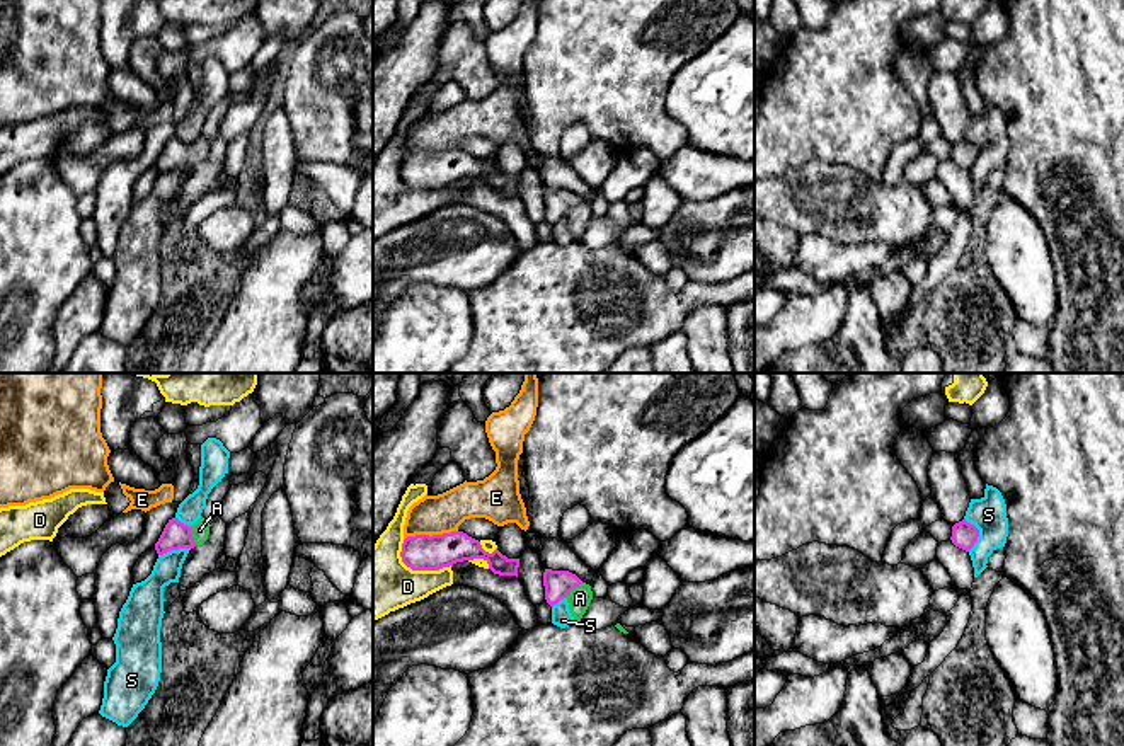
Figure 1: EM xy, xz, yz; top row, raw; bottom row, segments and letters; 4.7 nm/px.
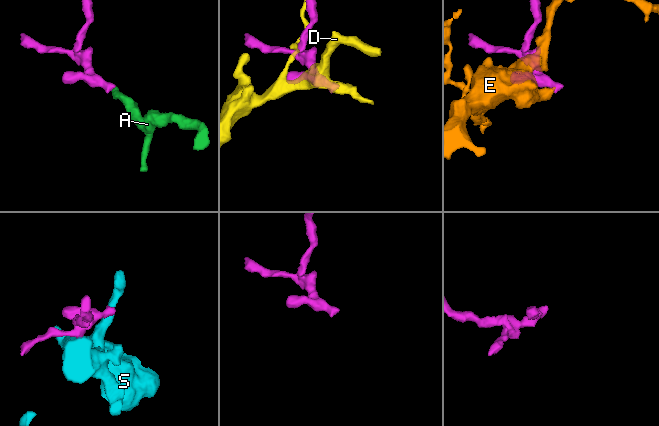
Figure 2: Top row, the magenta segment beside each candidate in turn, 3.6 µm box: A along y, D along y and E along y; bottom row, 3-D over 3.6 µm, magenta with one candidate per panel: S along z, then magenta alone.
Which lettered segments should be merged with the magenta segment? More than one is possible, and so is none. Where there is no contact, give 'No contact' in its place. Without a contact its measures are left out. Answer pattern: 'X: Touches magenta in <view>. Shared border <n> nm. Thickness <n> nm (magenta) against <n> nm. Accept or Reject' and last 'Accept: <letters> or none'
A: Touches magenta in xy. Shared border 90 nm. Thickness 130 nm (magenta) against 90 nm. Accept
D: Touches magenta in xz. Shared border 260 nm. Thickness 170 nm (magenta) against 320 nm. Reject
E: Touches magenta in xz. Shared border 260 nm. Thickness 170 nm (magenta) against 190 nm. Reject
S: Touches magenta in yz. Shared border 160 nm. Thickness 120 nm (magenta) against 170 nm. Reject
Accept: A

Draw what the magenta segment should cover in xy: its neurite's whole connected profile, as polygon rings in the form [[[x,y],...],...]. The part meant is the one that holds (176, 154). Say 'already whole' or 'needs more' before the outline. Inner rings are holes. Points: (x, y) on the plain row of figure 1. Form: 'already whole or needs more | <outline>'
needs more | [[[203,135],[191,145],[181,141],[177,136],[172,136],[155,162],[155,169],[158,174],[163,174],[170,169],[203,164],[208,158],[209,145],[211,143]]]

